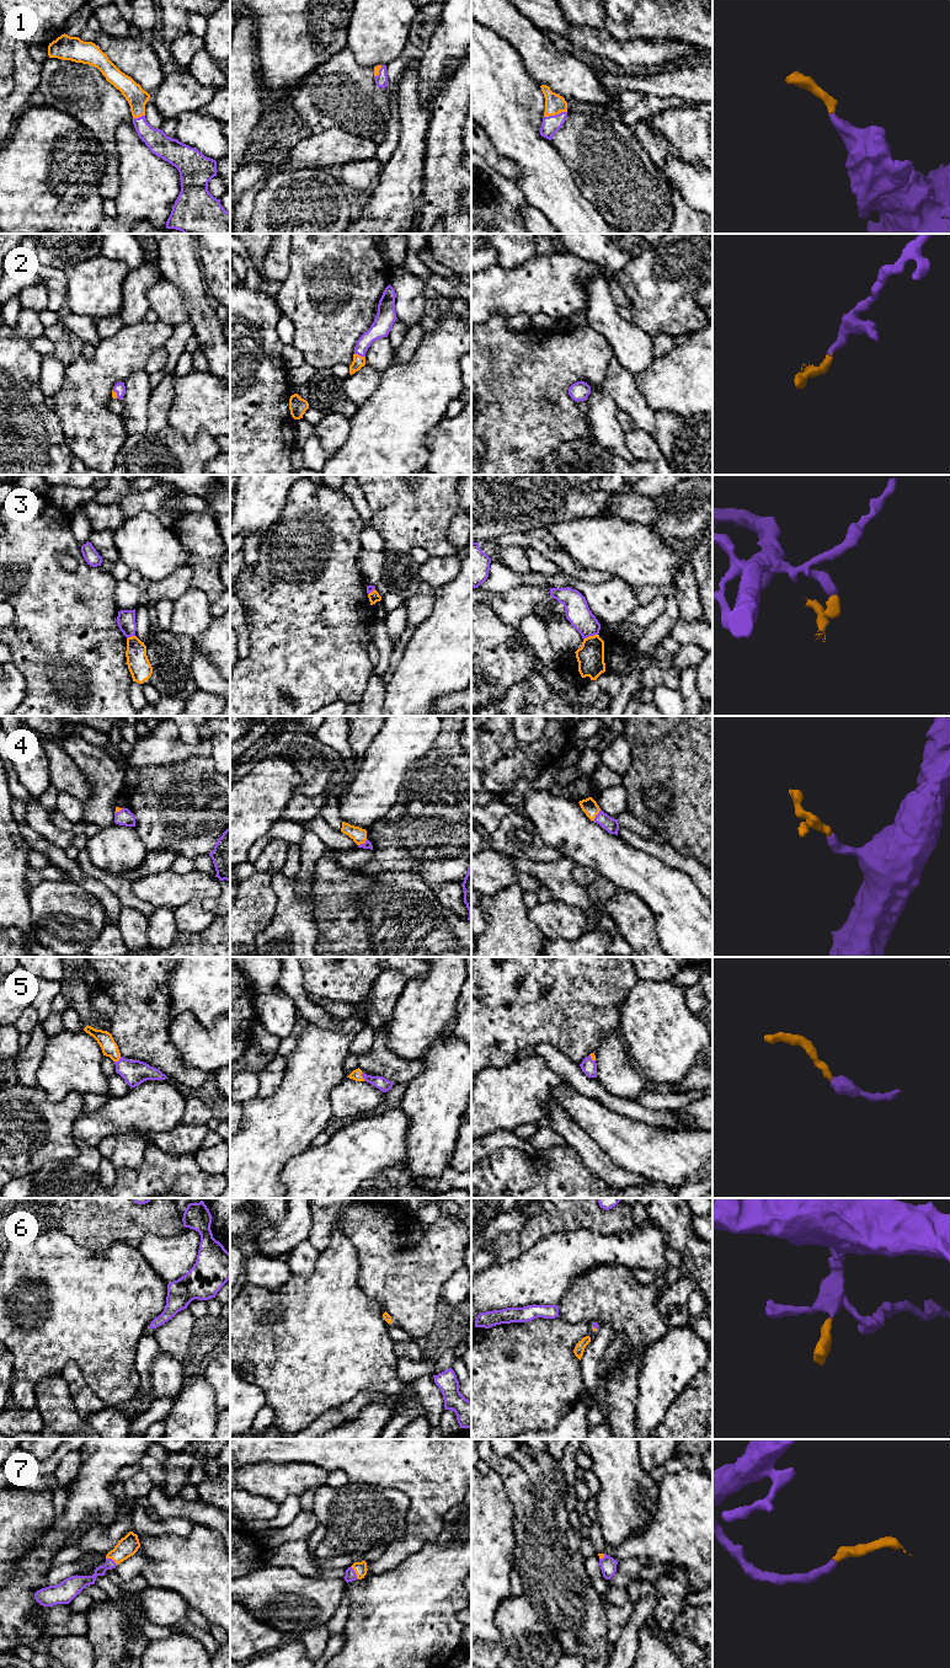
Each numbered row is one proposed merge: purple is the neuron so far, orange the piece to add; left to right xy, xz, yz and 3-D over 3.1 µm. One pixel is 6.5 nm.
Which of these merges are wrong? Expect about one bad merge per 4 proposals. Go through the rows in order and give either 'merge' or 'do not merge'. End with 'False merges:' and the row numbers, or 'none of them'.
1: merge
2: merge
3: do not merge
4: merge
5: merge
6: merge
7: merge
False merges: 3

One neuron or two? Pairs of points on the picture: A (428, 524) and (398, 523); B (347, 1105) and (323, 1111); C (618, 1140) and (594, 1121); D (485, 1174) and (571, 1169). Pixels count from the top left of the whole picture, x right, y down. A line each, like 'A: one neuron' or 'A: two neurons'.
A: one neuron
B: two neurons
C: one neuron
D: one neuron

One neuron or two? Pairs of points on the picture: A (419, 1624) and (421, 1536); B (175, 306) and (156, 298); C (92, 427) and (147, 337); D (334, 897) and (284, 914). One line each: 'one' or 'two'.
A: two
B: one
C: one
D: two

